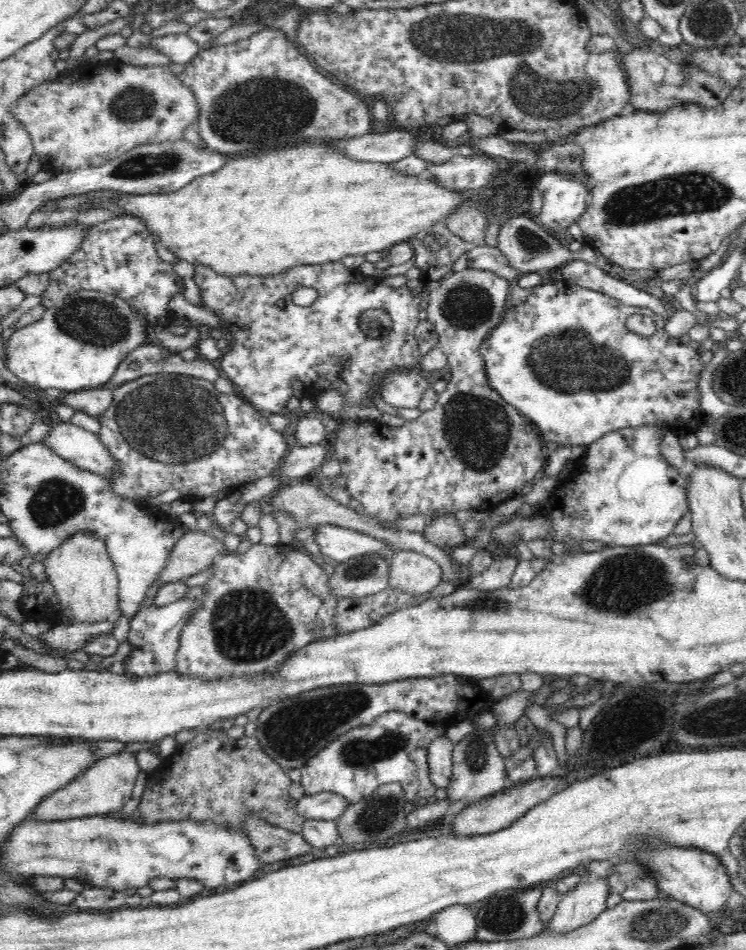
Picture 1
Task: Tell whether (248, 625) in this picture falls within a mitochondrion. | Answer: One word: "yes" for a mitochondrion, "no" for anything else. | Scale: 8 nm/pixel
yes

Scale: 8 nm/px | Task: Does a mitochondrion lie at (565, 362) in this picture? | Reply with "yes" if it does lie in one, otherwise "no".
yes

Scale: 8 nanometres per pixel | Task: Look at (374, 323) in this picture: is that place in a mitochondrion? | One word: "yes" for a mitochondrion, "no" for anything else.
yes

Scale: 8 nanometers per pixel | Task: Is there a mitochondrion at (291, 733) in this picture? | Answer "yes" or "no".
yes

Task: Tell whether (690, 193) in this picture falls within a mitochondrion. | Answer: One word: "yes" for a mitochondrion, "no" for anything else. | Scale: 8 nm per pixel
yes

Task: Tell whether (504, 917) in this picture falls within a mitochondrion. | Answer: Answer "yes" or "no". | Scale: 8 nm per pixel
yes

